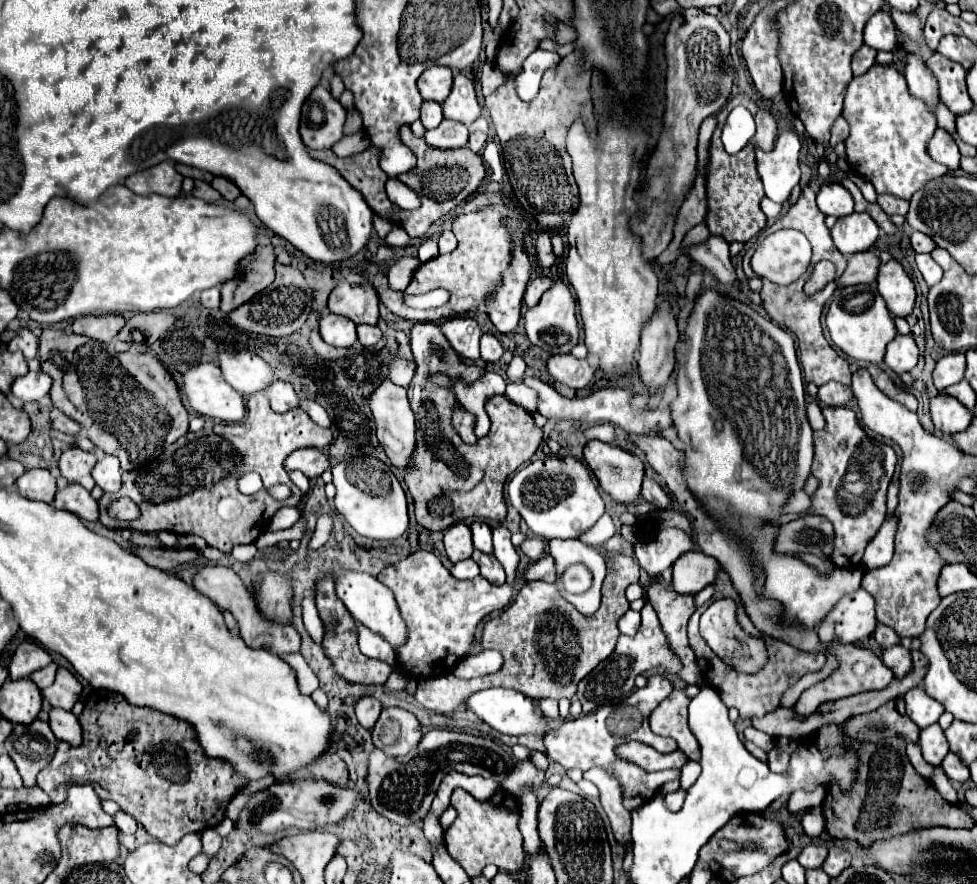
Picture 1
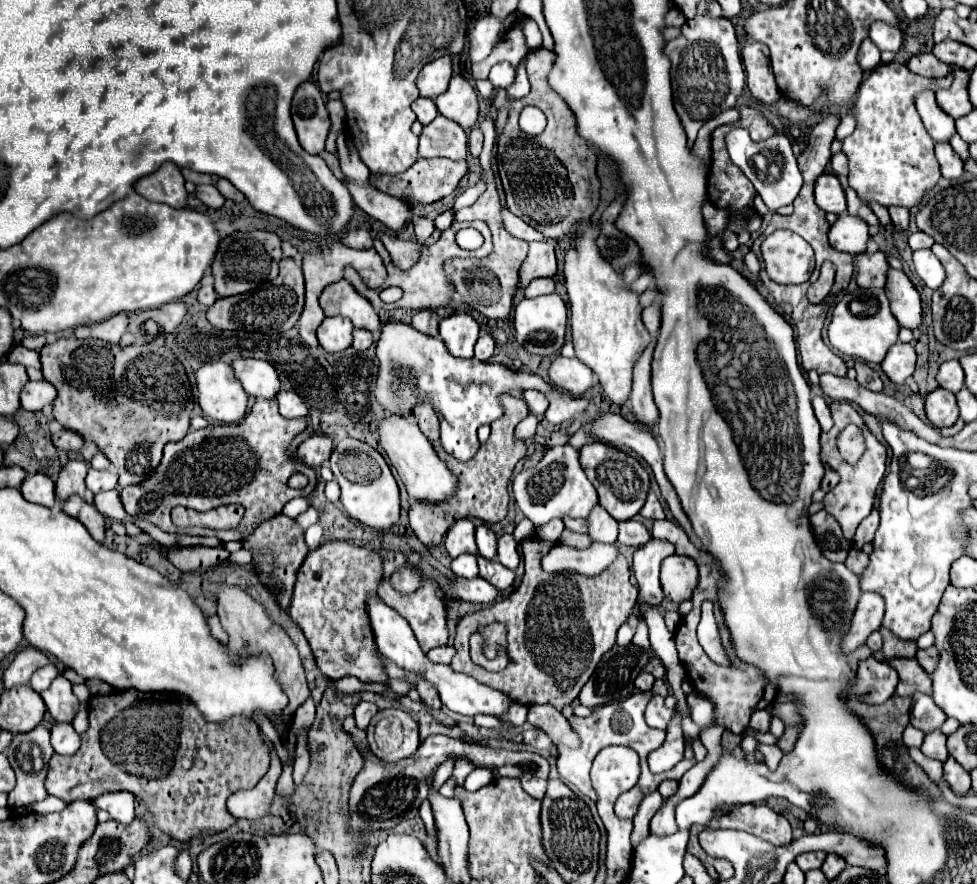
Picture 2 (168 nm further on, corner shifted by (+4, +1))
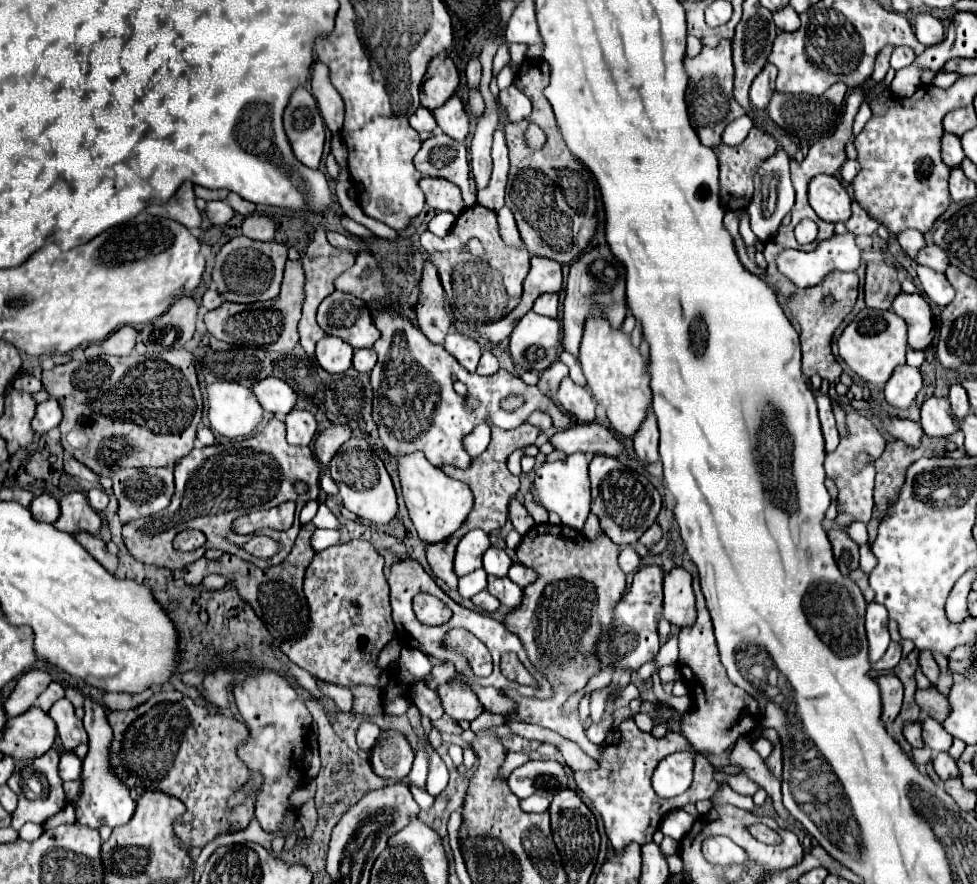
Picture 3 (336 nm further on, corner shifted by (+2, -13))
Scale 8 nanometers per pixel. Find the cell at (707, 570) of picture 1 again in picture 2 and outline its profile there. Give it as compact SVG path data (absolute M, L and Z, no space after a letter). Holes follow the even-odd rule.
M672 554L662 562L660 584L668 600L680 604L692 598L692 592L698 584L698 568L696 562L688 556Z

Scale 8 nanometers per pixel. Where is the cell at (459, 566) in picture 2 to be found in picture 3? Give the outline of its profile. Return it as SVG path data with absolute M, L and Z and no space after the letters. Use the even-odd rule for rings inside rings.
M478 568L458 580L458 592L462 598L472 598L474 594L482 592L486 588L486 572L484 568Z

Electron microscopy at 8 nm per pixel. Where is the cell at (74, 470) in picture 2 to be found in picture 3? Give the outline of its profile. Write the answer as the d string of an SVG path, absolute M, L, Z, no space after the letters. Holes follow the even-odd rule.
M70 492L60 500L60 518L54 522L54 526L62 532L78 532L88 530L96 534L100 530L100 516L92 506L88 504L88 498L84 492Z

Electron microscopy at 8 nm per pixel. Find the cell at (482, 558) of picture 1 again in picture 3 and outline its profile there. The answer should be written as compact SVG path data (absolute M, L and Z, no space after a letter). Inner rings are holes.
M488 576L488 588L486 590L490 594L494 594L508 608L516 608L522 602L522 588L516 586L510 578Z

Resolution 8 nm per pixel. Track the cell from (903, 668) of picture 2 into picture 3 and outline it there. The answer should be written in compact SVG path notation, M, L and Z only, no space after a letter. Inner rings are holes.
M934 686L926 688L926 690L916 690L916 704L920 706L922 712L926 712L930 718L944 722L946 714L948 714L948 702L946 696L940 694Z

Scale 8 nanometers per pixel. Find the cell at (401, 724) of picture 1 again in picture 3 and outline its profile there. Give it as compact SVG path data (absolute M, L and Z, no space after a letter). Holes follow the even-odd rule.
M398 730L382 732L374 748L370 750L372 770L378 776L390 778L396 782L402 780L410 772L412 760L414 760L414 750L408 738Z

